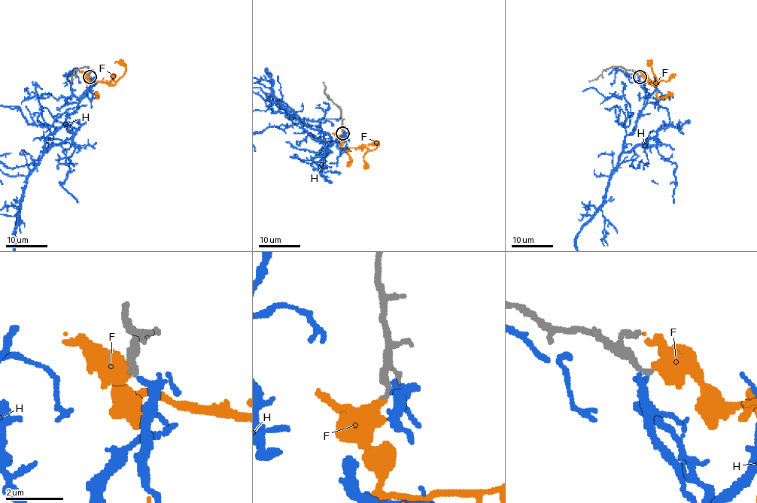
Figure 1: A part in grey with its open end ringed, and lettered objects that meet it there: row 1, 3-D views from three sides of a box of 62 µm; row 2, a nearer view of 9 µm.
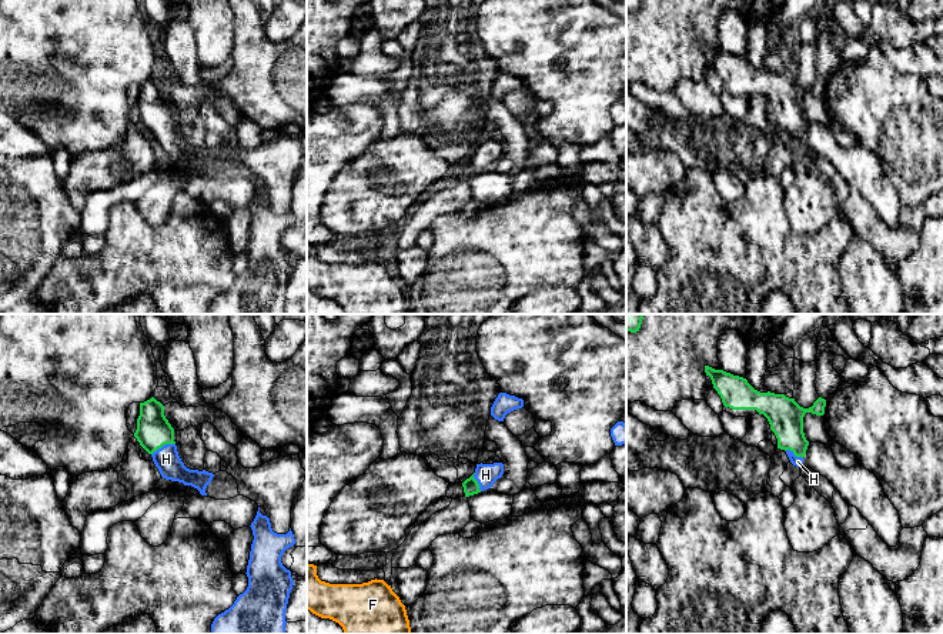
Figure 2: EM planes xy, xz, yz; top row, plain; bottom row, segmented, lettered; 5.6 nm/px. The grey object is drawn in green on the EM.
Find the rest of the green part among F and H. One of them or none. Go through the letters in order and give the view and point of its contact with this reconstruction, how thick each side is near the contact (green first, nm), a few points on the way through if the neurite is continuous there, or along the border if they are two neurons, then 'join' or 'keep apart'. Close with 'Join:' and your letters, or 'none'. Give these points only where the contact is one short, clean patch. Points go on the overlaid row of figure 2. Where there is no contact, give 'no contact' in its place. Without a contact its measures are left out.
F: no contact; keep apart
H: meets green in xy at (163, 444); 190 nm thick on the green side, 140 nm on the other; runs through xy (153, 431), (163, 444), (166, 459); join
Join: H

